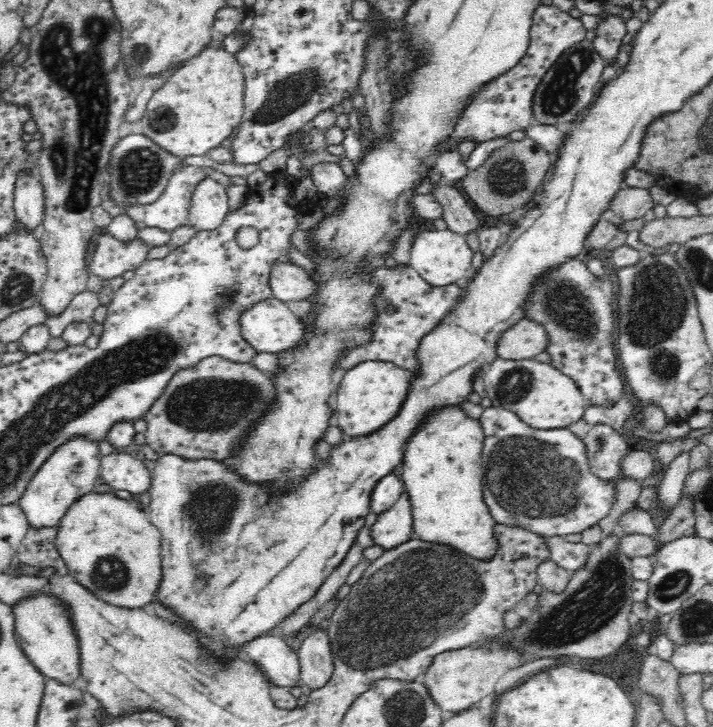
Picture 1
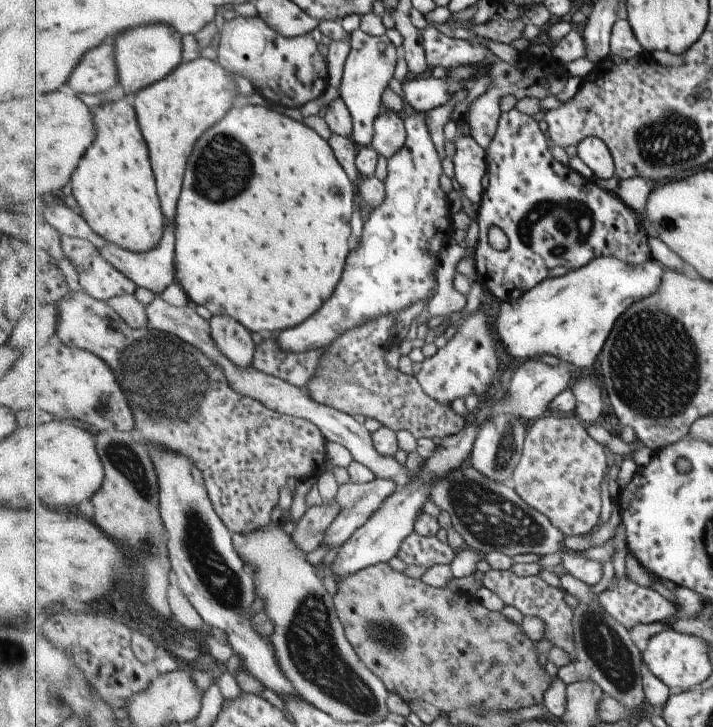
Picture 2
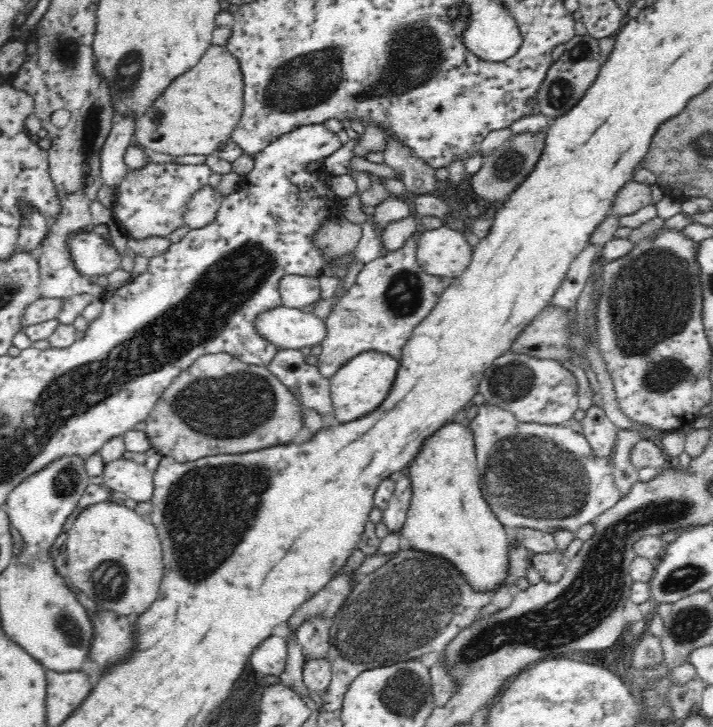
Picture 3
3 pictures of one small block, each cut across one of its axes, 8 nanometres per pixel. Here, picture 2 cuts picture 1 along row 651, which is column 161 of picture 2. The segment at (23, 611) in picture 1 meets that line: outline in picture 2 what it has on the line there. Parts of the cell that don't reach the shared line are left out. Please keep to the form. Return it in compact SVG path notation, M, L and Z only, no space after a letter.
M158 24L151 26L143 26L143 28L131 28L129 32L125 32L125 36L117 36L114 41L115 44L115 60L117 60L117 68L119 68L119 80L124 89L125 94L136 94L145 87L155 84L164 78L167 78L171 72L175 71L180 66L183 56L183 35L178 32L175 27Z

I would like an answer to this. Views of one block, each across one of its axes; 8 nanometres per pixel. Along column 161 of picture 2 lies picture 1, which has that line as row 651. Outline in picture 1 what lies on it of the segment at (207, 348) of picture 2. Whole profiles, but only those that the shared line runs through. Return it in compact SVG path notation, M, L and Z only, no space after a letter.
M324 631L312 633L302 642L297 655L299 684L306 684L312 690L322 688L330 680L335 668L328 635Z

